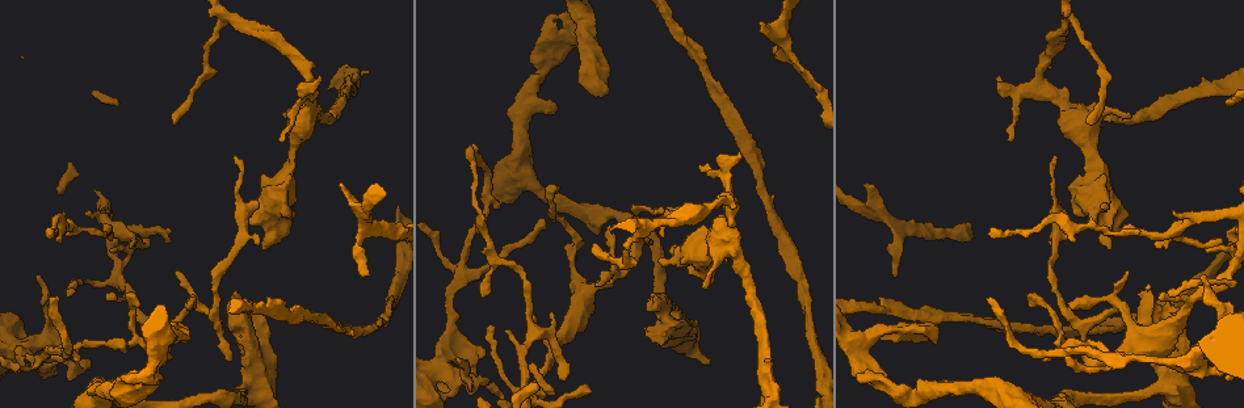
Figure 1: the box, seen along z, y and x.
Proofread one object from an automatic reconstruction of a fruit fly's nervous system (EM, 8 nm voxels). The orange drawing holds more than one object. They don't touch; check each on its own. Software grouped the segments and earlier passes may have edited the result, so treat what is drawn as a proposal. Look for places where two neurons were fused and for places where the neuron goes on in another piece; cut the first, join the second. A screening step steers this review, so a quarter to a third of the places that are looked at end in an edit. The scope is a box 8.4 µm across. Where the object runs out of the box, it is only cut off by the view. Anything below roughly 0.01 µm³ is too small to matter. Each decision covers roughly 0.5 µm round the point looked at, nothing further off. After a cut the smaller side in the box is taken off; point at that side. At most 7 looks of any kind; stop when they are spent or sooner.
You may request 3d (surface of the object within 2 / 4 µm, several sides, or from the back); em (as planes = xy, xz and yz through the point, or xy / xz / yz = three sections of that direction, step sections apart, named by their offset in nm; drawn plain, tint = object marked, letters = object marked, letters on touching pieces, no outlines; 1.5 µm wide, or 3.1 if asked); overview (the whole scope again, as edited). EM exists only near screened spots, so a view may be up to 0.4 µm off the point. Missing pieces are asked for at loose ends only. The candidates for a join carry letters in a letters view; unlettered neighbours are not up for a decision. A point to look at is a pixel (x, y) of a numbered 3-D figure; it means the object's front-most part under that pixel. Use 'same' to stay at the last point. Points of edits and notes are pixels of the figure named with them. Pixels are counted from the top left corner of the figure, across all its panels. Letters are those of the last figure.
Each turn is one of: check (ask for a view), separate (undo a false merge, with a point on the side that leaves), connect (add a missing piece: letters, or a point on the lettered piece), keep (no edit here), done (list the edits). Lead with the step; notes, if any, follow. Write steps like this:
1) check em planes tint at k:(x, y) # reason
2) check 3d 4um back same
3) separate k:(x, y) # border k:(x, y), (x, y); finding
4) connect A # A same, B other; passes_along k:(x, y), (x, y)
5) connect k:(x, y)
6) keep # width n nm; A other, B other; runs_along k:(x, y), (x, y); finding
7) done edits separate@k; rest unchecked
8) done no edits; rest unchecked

check 3d 4um at 1:(1209, 348) # thick turns thin

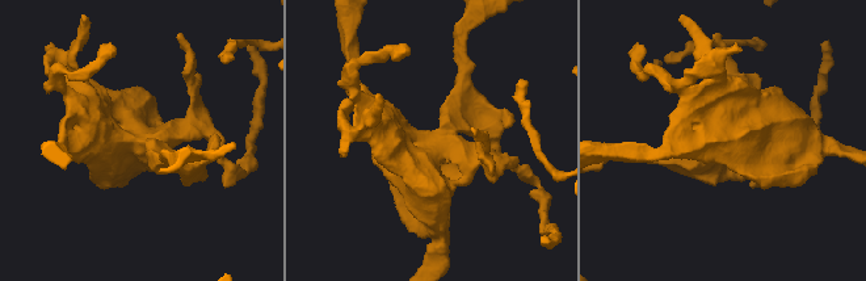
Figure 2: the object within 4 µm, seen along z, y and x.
check em xy step 8 tint at 2:(441, 141)

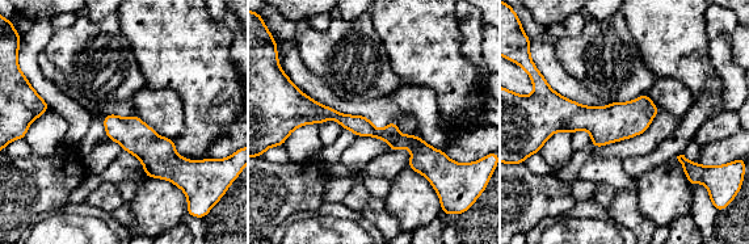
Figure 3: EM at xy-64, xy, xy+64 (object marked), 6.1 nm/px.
check em xy step 8 letters same

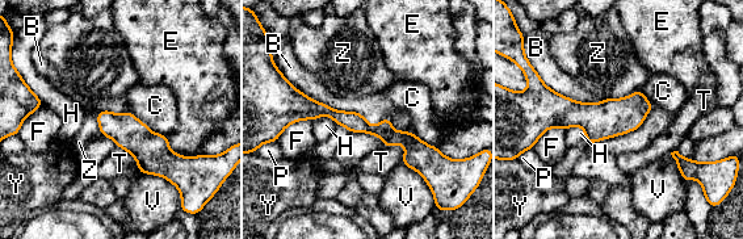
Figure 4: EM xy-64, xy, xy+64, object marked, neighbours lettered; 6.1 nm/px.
keep # width 120 nm; B other, C other, E other, F other, H other, P other, T other, V other, Y other, Z other; runs_along 4:(278, 113), (324, 109), (425, 149); continuous, no second neuron

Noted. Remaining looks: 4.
check 3d 2um at 1:(1057, 344) # three-way junction

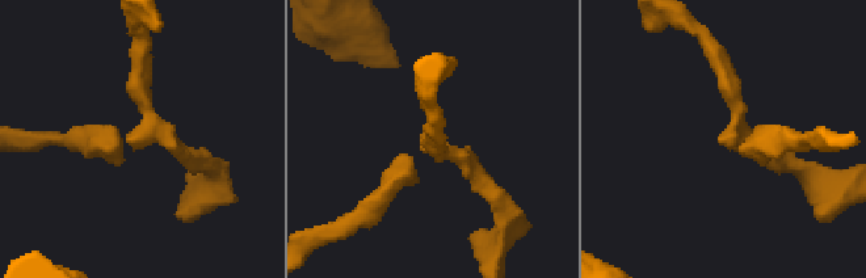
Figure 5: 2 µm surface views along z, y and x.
check em yz step 8 tint at 5:(731, 139) # now the EM

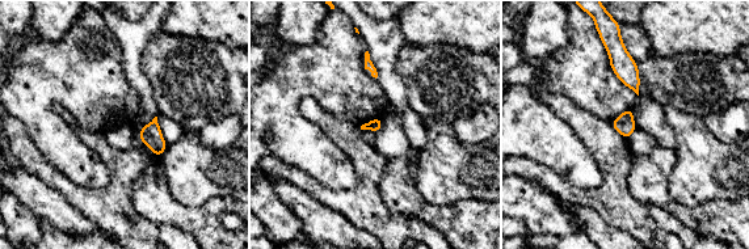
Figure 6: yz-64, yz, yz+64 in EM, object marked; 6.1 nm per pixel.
check em planes letters same # cut it another way

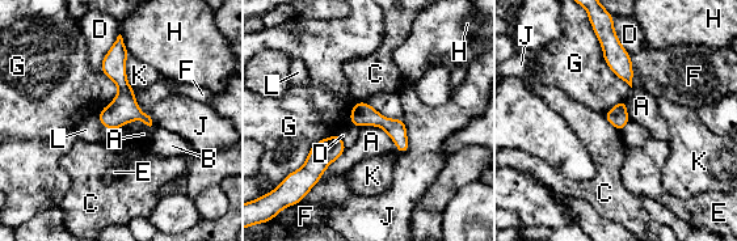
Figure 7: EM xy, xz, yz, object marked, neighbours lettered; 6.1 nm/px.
keep # A other, B other, C other, D other, E other, F other, G other, H other, J other, K other, L other; border 7:(359, 126), (379, 126), (400, 152); all the same neuron

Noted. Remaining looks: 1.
done no edits; rest unchecked

